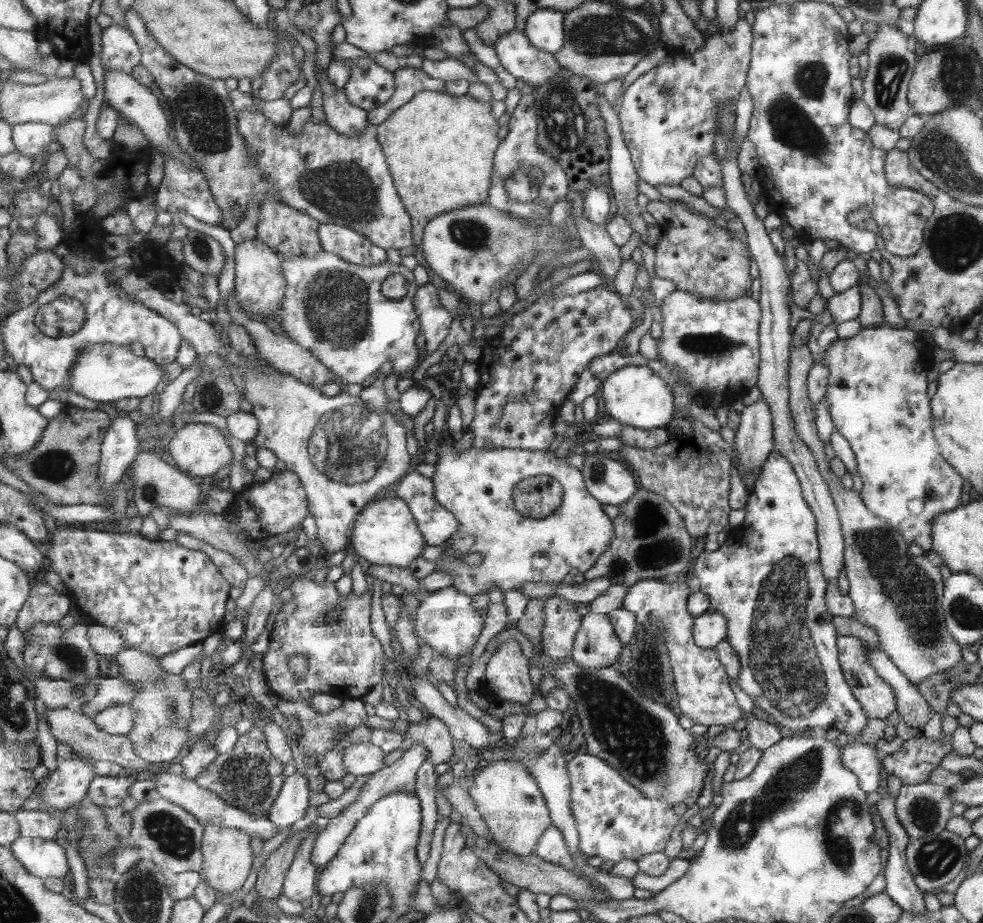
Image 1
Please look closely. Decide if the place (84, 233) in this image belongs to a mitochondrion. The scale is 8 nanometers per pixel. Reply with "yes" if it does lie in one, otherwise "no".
no

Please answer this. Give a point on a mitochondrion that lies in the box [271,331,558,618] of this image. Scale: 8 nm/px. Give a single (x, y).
(346, 444)

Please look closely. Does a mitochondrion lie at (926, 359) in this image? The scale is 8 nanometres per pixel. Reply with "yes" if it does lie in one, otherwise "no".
no

